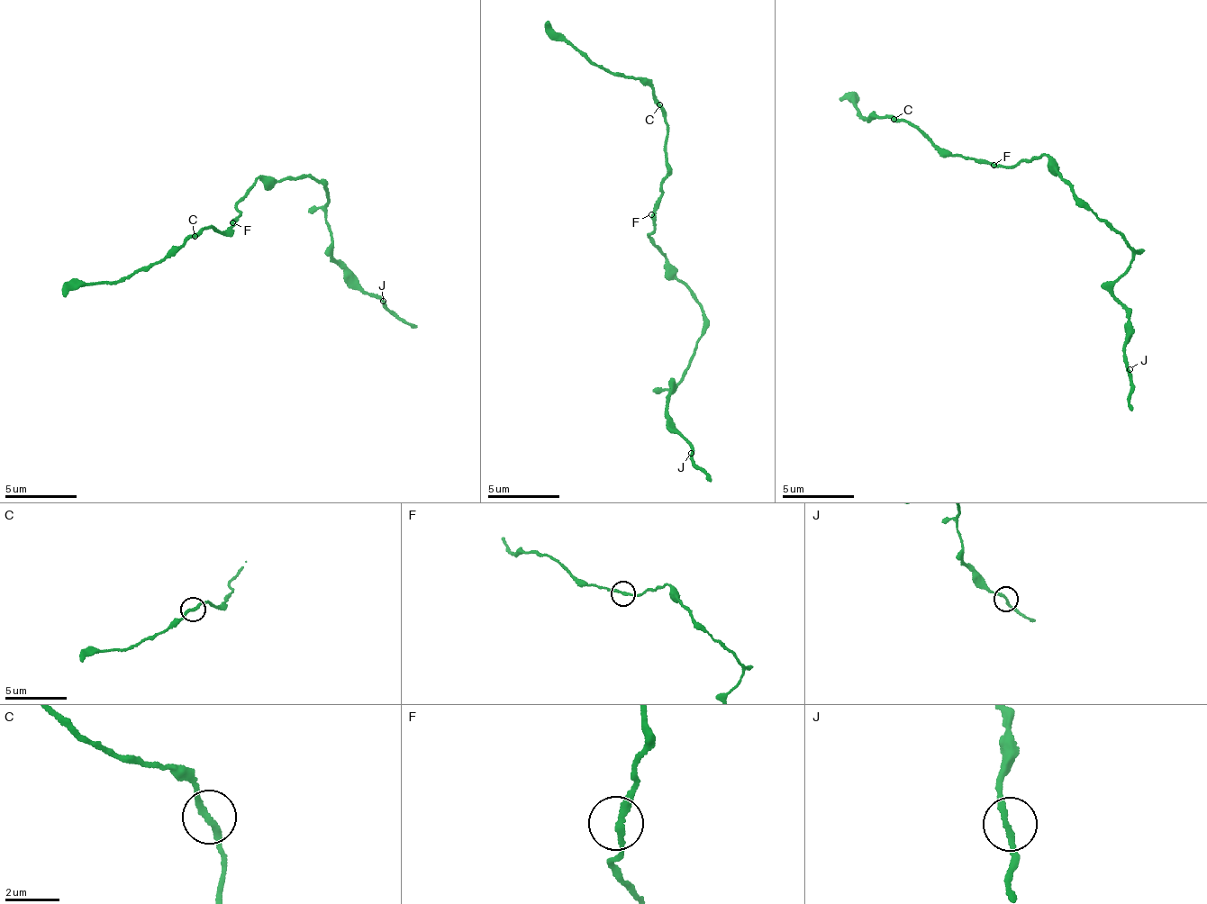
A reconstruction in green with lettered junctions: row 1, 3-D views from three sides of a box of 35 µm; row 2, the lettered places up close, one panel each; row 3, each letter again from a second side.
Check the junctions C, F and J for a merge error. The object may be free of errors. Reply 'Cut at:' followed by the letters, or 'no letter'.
Cut at: no letter

